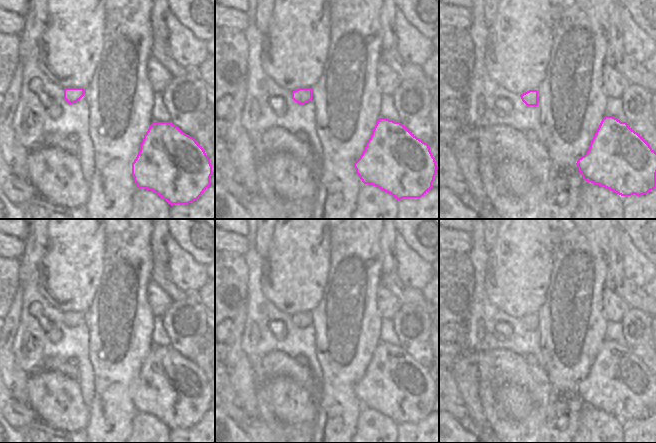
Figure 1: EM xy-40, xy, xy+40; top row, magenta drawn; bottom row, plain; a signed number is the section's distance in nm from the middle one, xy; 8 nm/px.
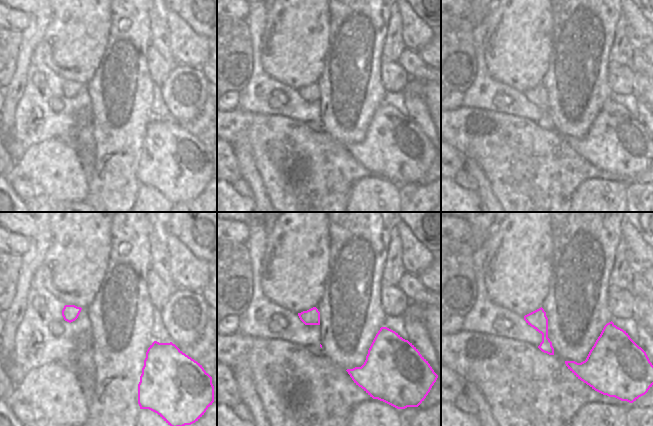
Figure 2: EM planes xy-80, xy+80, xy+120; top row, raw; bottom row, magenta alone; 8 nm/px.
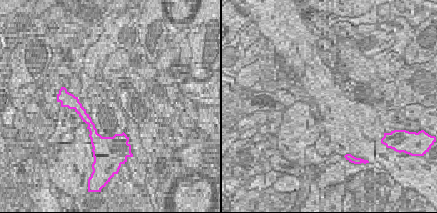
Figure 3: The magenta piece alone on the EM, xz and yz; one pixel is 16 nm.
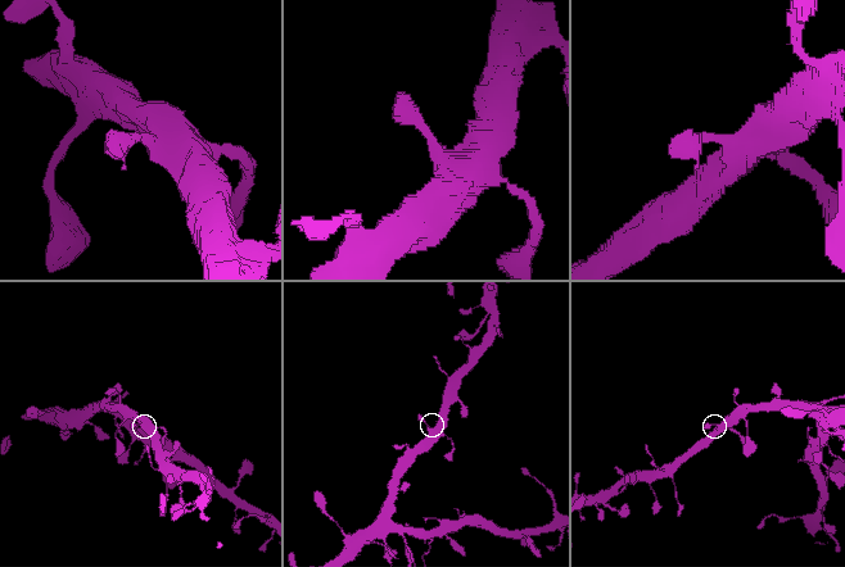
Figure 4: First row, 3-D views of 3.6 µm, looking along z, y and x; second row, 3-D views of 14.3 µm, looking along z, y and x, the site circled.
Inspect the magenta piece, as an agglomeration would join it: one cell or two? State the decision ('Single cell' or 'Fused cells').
Single cell.

